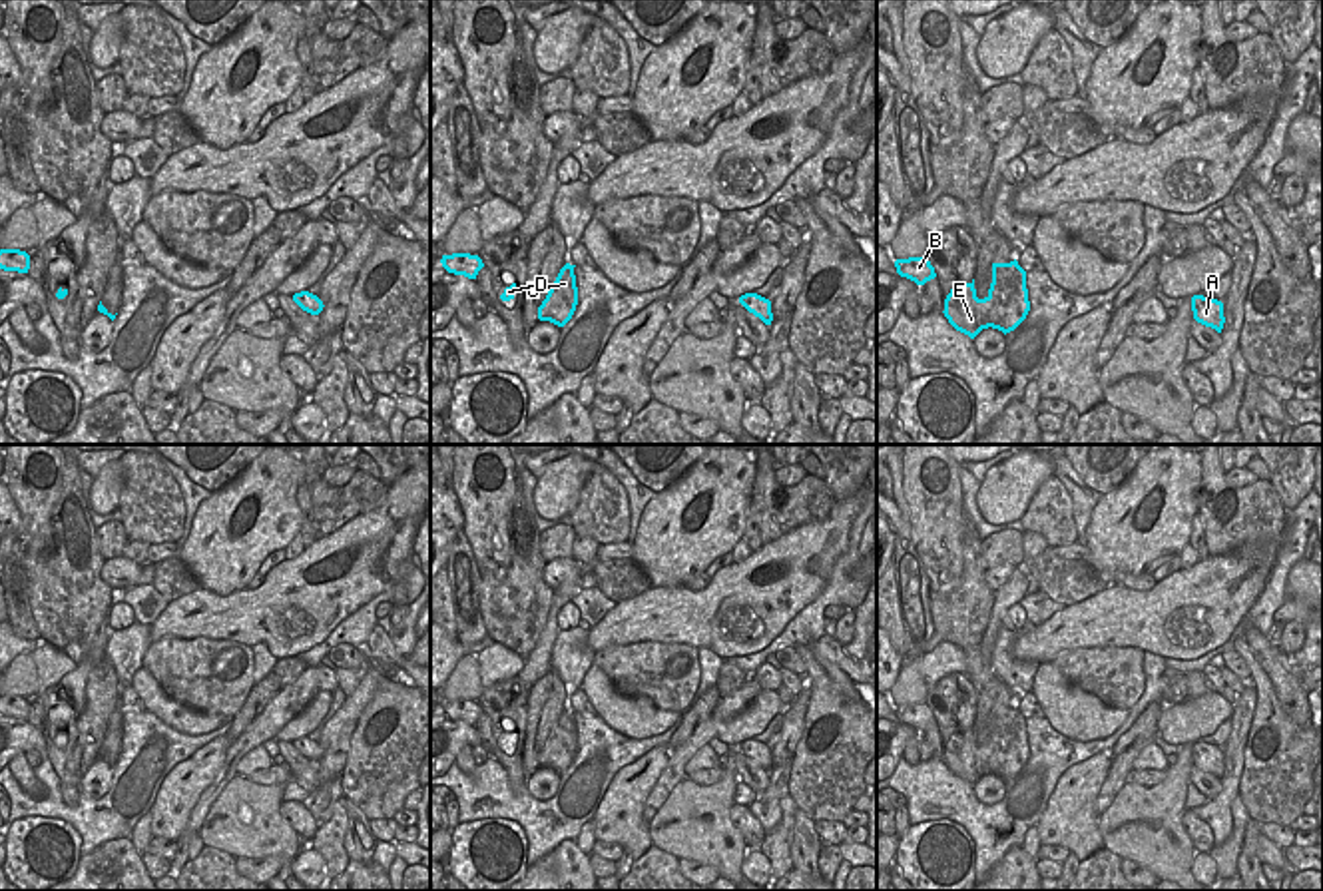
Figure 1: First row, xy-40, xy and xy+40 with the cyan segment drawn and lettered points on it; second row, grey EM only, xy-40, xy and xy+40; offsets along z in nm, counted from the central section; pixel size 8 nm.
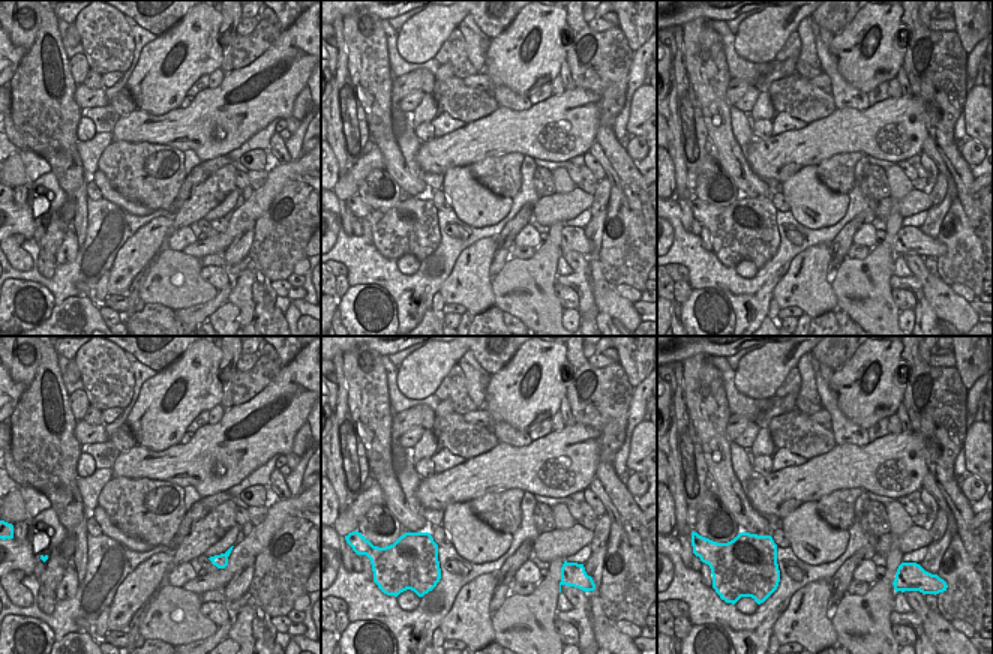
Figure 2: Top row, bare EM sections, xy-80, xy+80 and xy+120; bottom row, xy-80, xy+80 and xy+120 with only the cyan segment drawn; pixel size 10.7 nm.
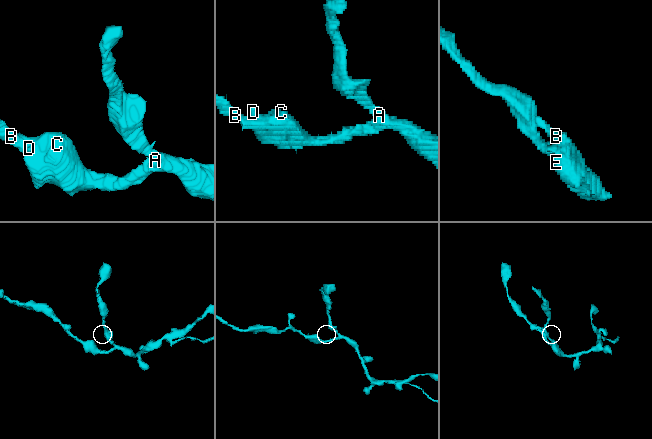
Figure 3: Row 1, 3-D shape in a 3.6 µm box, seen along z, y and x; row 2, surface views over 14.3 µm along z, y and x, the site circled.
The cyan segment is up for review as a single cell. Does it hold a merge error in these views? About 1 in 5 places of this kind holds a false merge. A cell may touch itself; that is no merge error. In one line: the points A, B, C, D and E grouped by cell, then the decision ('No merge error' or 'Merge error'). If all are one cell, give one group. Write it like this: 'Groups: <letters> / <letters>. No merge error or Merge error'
Groups: A B C D E. No merge error

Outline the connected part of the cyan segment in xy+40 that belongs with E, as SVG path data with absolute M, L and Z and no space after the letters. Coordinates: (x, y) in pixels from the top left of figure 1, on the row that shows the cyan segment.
M1018 261L992 263L992 283L984 299L976 297L974 279L958 283L944 299L948 323L974 339L982 329L1014 331L1028 315L1026 271Z

